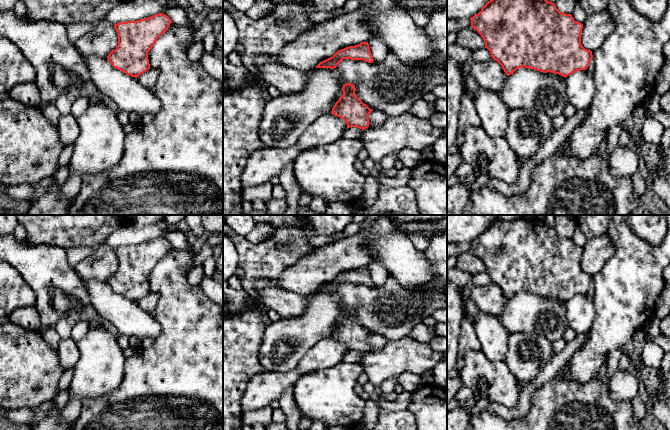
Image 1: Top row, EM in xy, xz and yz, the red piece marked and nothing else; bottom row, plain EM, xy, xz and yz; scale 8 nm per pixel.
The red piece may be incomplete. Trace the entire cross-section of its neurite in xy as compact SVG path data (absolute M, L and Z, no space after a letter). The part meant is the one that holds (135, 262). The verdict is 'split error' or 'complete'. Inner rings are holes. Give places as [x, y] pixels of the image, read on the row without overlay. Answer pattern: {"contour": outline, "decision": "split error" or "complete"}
{"contour": "M159 237L137 245L114 248L118 269L107 280L108 285L114 292L137 302L150 293L148 276L171 246L167 239Z", "decision": "complete"}

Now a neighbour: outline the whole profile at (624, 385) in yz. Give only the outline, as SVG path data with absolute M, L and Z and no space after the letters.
M617 370L609 381L609 393L614 401L631 401L638 395L640 381L634 370Z

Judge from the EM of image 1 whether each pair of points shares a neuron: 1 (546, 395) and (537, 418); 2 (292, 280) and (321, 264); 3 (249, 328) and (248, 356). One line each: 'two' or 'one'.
1: one
2: one
3: one

